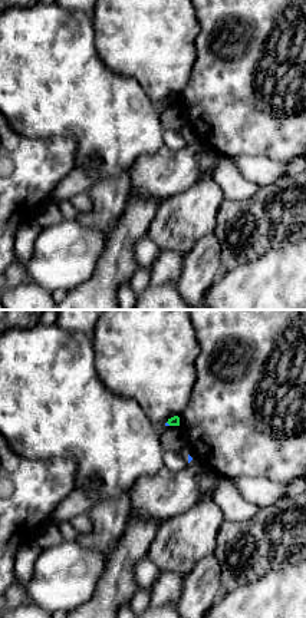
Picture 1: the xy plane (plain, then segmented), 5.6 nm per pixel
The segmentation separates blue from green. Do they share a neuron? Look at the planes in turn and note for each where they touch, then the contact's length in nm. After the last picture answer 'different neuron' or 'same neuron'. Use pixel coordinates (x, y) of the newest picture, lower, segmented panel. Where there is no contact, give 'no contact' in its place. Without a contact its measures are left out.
no contact

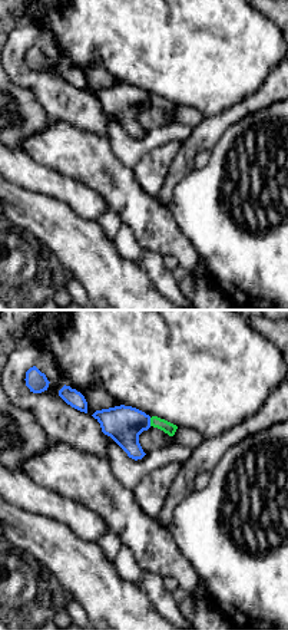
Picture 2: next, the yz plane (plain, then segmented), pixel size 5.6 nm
contact (149, 422); length 50 nm

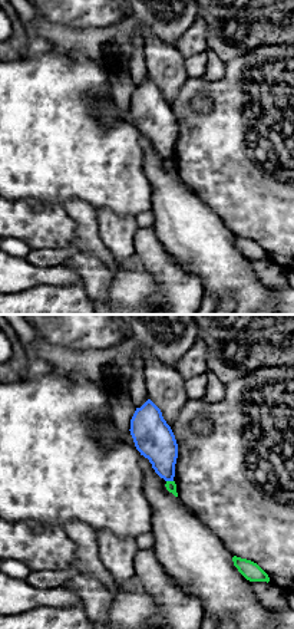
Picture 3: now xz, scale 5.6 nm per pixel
contact (169, 480); length 40 nm

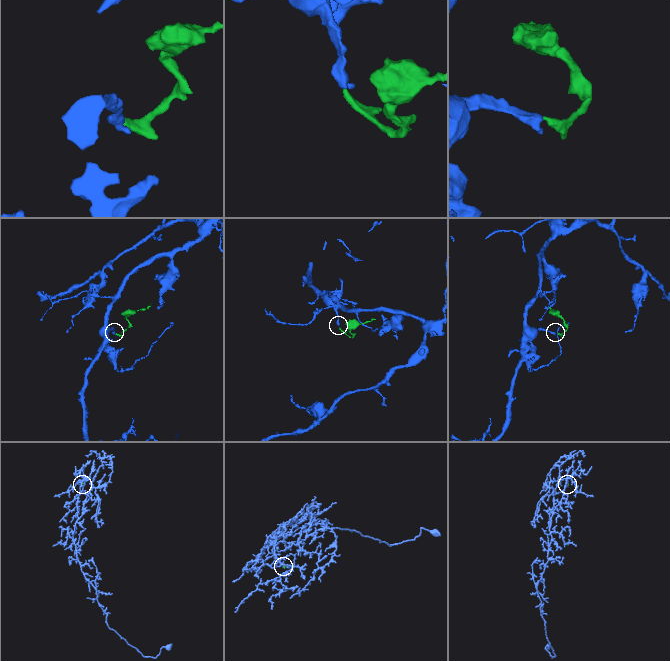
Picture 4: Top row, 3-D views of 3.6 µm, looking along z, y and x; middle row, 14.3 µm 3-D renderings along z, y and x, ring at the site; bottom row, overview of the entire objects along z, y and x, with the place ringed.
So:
different neuron

